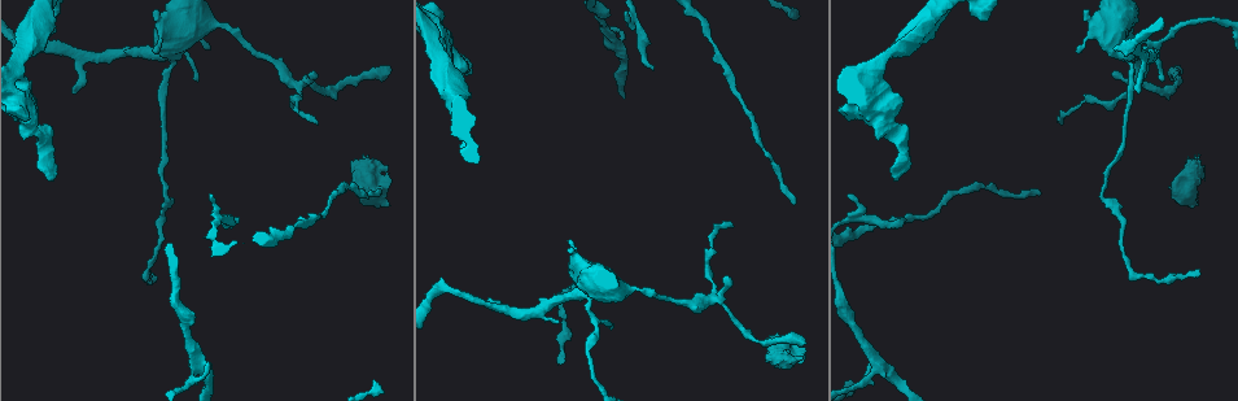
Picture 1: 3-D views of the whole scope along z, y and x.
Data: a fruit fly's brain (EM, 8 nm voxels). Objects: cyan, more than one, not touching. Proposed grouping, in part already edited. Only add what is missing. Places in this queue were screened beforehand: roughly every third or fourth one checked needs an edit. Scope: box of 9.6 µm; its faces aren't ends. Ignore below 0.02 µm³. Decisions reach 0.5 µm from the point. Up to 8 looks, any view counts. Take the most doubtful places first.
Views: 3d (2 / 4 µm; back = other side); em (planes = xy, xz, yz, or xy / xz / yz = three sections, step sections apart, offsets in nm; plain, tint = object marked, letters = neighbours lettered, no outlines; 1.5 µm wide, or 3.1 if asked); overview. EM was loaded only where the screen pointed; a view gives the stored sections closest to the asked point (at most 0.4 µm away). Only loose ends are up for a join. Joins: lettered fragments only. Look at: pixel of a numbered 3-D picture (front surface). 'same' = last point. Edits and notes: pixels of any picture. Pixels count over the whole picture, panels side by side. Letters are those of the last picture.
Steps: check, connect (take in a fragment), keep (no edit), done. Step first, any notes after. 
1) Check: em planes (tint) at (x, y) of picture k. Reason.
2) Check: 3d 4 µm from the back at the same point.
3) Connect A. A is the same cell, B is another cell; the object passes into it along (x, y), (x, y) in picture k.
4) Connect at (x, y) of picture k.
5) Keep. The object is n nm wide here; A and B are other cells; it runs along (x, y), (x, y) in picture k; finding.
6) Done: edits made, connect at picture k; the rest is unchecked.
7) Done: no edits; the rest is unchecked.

Check: 3d 4 µm at (51, 179) of picture 1. Branch stops here.

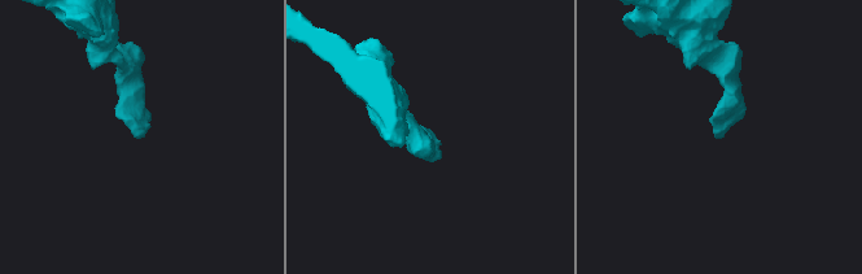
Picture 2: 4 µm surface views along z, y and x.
Check: em planes (tint) at (718, 136) of picture 2.

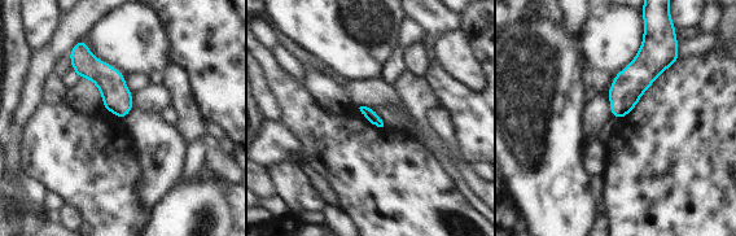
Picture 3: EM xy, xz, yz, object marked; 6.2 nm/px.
Check: em planes (letters) at the same point. What lies round it.

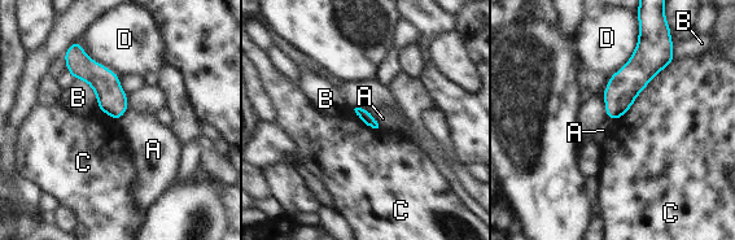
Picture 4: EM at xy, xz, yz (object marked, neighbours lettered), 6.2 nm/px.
Keep. The longest contact is with C, 550 nm; A, B, C and D are other cells; none of them fits.

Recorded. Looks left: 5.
Check: em xy step 4 (tint) at (652, 65) of picture 1. Free end.

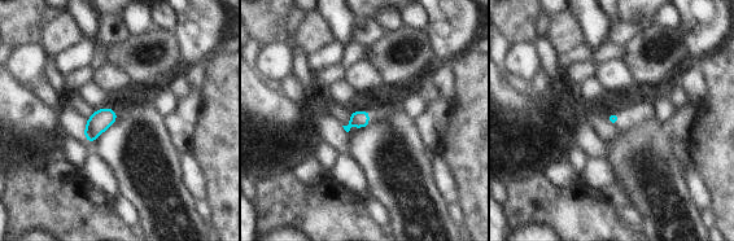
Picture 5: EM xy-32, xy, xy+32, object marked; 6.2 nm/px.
Check: em planes (letters) at the same point.

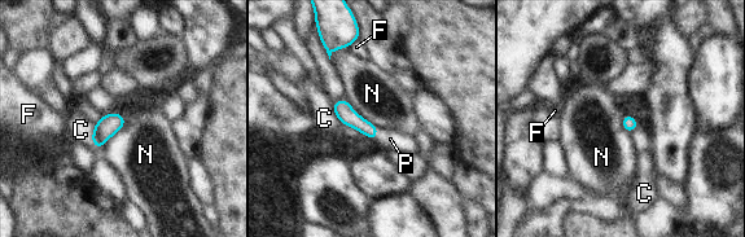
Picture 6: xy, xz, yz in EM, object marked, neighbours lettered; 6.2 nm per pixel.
Connect P. P is the same cell, C, F and N are other cells; the object passes into it along (343, 112), (376, 134), (390, 139) in picture 6; the neuron continues.

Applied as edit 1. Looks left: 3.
Done: edits made, connect at picture 6; the rest is unchecked.

